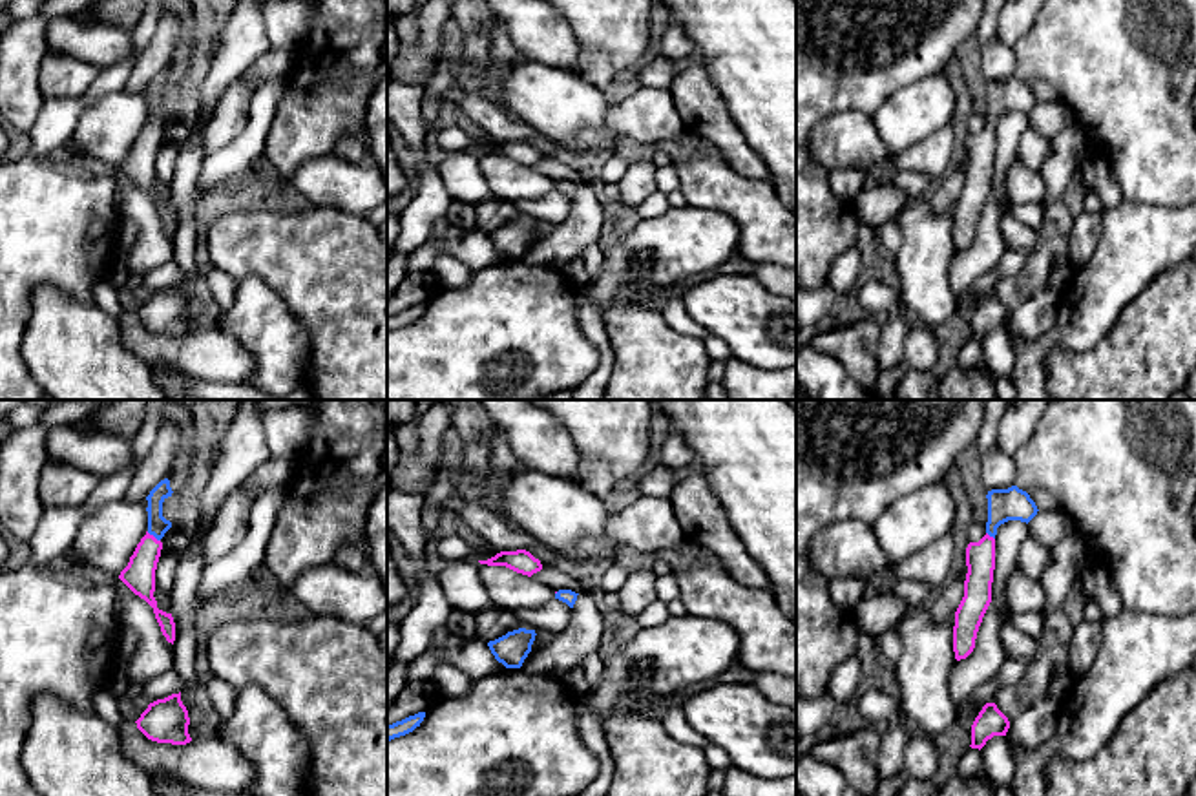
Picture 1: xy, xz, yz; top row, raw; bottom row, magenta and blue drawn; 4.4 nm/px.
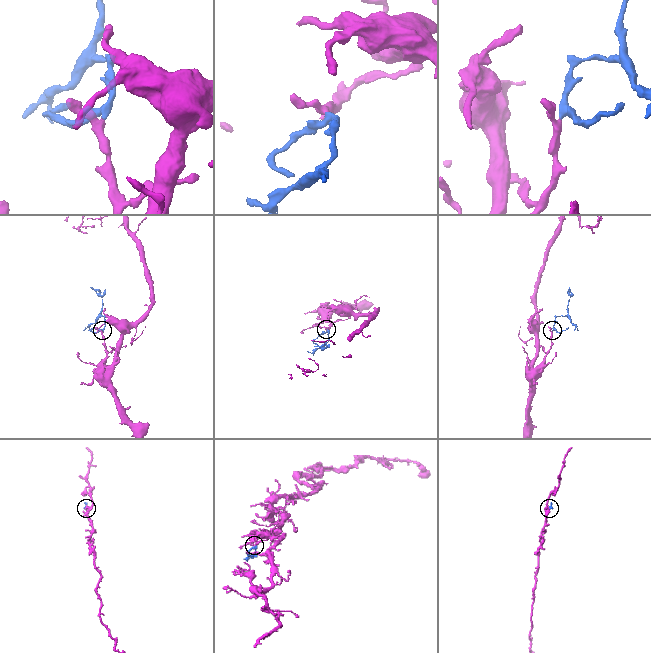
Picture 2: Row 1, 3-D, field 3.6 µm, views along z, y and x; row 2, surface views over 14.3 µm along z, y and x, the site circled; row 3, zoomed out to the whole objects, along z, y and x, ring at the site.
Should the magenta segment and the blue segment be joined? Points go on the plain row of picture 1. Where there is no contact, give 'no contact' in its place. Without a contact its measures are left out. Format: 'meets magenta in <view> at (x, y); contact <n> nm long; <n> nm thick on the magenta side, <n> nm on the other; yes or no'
meets magenta in xy at (152, 126); contact 80 nm long; 140 nm thick on the magenta side, 90 nm on the other; yes

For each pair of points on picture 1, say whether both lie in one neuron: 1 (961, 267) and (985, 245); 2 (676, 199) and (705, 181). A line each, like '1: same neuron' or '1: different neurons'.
1: same neuron
2: different neurons

